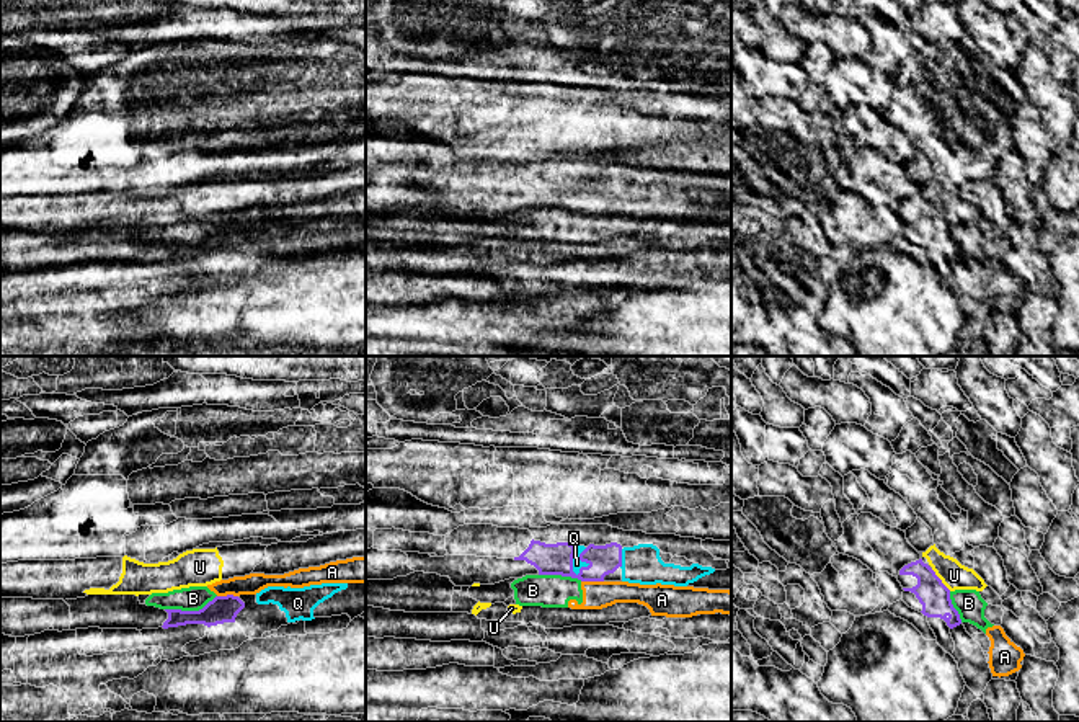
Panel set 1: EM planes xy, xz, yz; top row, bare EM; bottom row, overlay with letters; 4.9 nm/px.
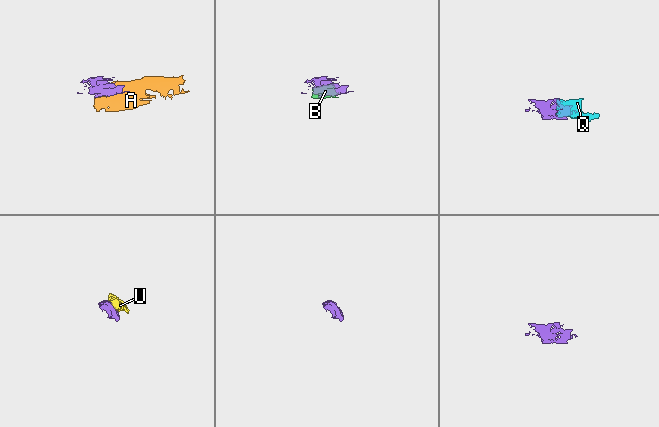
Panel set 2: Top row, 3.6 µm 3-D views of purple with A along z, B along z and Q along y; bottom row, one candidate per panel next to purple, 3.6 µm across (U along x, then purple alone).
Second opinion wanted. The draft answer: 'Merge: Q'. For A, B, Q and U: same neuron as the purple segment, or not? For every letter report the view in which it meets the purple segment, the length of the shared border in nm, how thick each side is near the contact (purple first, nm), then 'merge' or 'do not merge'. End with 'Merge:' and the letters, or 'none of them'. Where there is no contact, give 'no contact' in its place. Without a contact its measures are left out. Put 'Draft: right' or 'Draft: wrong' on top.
Draft: right
A: meets purple in xz; contact 110 nm long; 160 nm thick on the purple side, 140 nm on the other; do not merge
B: meets purple in xy; contact 260 nm long; 130 nm thick on the purple side, 120 nm on the other; do not merge
Q: meets purple in xz; contact 150 nm long; 160 nm thick on the purple side, 50 nm on the other; merge
U: meets purple in yz; contact 150 nm long; 150 nm thick on the purple side, 140 nm on the other; do not merge
Merge: Q

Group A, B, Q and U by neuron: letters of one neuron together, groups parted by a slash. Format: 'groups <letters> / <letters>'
groups A B / Q / U

